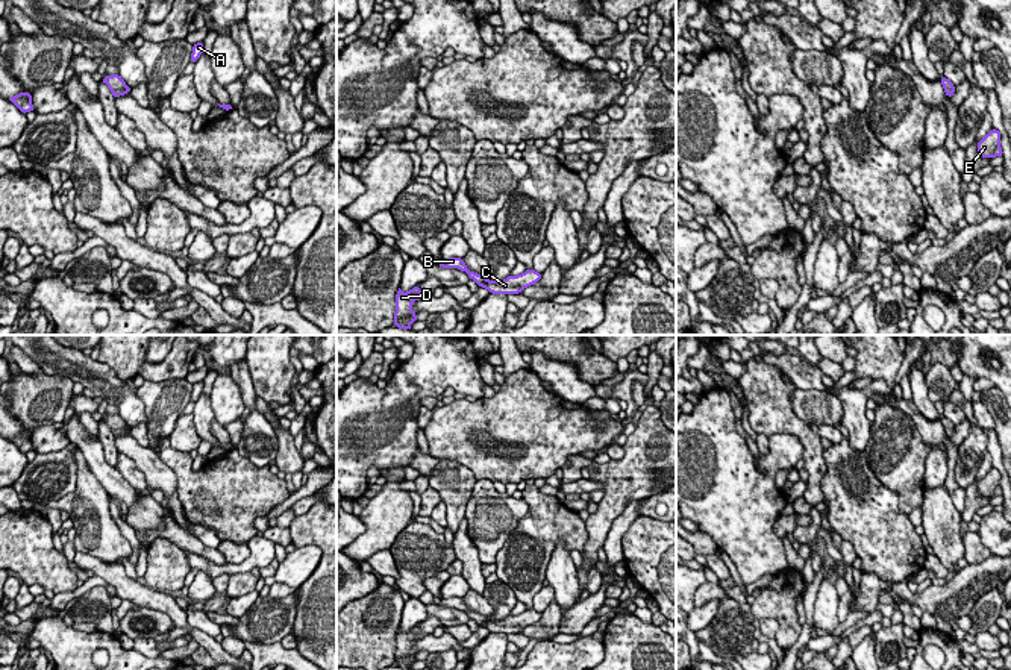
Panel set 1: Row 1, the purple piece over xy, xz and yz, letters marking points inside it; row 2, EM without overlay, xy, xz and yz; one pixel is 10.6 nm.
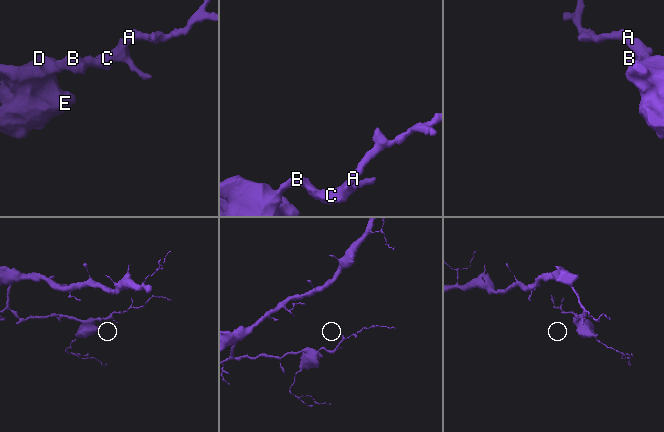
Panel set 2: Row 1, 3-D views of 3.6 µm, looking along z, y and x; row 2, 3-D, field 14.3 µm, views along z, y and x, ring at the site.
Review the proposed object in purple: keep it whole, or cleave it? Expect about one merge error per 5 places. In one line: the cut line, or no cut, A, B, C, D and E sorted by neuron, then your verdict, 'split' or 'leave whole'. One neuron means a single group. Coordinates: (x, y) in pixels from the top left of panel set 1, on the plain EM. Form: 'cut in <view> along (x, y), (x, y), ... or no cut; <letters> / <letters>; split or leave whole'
no cut; A B C D E; leave whole

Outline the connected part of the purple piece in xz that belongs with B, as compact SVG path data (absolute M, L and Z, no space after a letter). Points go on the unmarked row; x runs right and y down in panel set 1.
M462 597L441 599L438 605L441 608L458 608L465 611L470 618L479 626L487 628L491 634L520 634L526 626L537 623L543 615L532 608L517 615L508 615L503 620L488 620L485 615L470 611Z

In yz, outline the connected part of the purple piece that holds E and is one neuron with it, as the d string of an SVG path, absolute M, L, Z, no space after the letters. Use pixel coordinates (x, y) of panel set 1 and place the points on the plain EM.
M991 468L982 479L978 482L978 496L982 497L996 497L1003 496L1000 487L1000 471L997 468Z

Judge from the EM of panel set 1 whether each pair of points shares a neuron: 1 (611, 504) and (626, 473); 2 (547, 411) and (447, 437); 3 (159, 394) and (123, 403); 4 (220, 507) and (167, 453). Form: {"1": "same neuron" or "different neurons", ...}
{"1": "same neuron", "2": "same neuron", "3": "different neurons", "4": "same neuron"}

